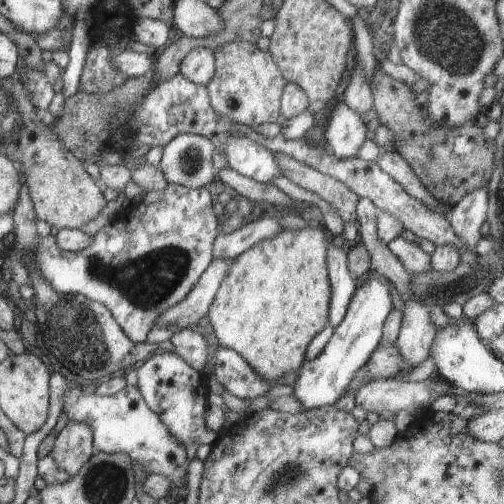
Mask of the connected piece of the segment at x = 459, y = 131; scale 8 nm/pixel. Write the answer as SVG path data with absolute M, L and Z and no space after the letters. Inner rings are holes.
M380 64L370 84L374 112L381 124L394 132L395 151L412 167L434 200L454 206L474 189L487 186L495 165L495 141L484 136L477 119L460 126L441 127L432 117L428 117L427 108L423 108L422 103L415 99L416 93L411 89L411 84L385 75L380 70Z

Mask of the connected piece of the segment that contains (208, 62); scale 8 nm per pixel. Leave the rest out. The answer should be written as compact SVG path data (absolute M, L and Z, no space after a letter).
M198 46L181 60L179 73L198 86L206 86L215 73L214 48Z

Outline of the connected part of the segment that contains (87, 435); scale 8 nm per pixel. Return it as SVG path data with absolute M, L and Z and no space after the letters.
M68 421L60 430L49 454L62 470L74 476L96 450L92 445L92 428L84 421Z

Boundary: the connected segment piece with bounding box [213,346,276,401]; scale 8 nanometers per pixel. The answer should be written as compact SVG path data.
M219 346L213 364L218 382L242 400L264 396L276 385L265 381L235 350Z

